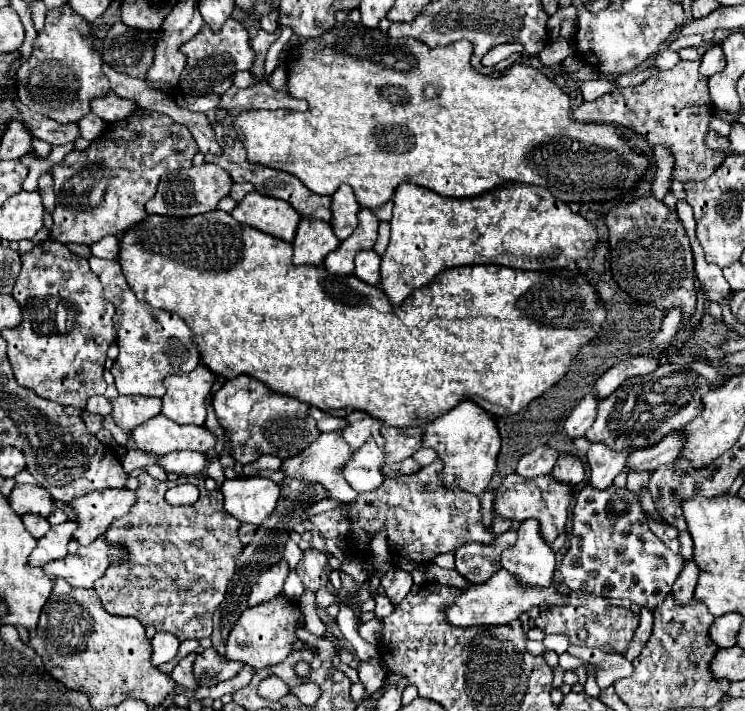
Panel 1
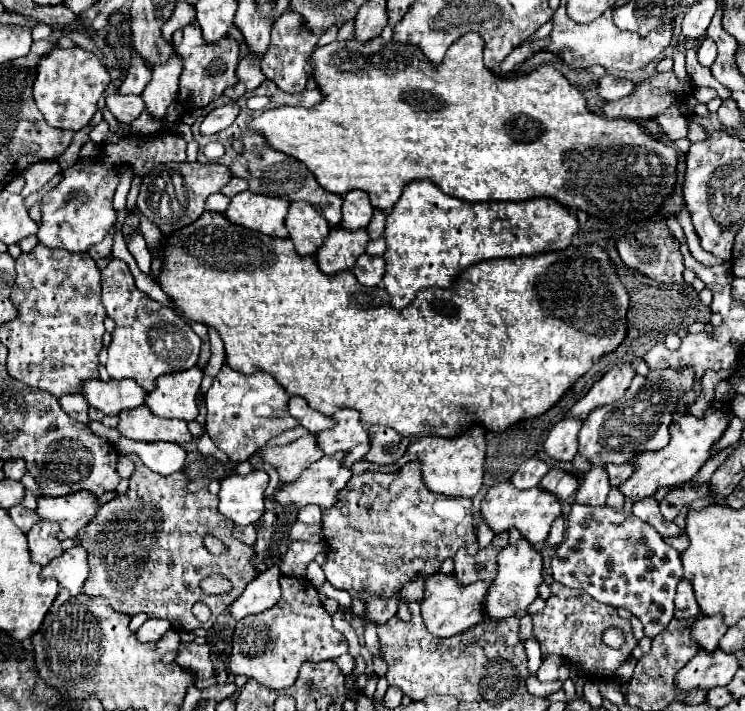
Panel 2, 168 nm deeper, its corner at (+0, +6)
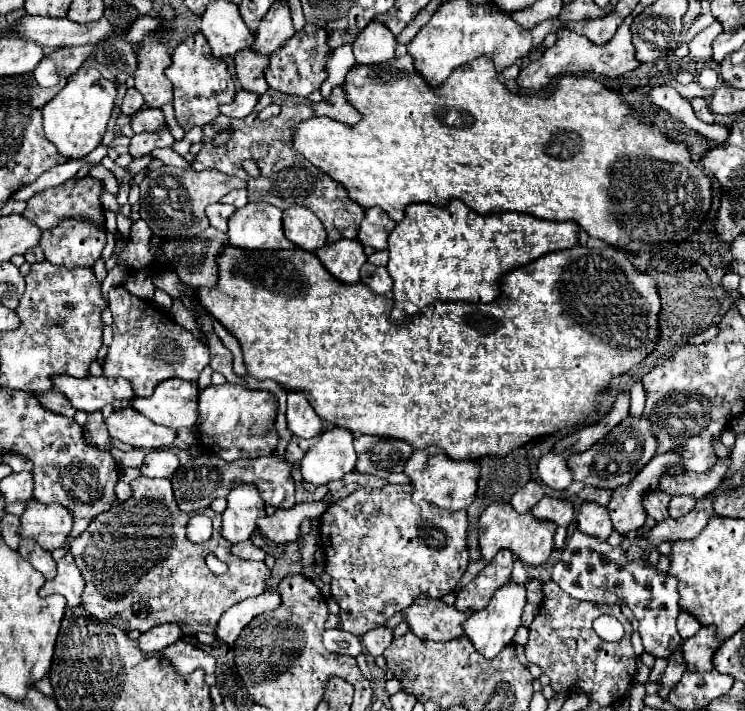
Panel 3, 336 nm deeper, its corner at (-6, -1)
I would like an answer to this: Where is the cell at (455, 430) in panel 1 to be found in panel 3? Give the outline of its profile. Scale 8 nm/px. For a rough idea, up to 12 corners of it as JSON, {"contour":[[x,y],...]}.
{"contour":[[438,447],[416,449],[404,465],[412,501],[466,509],[480,467]]}

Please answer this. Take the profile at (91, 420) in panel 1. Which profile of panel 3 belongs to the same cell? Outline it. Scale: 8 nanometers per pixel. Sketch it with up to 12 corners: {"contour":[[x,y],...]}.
{"contour":[[60,391],[36,393],[48,411],[74,417],[68,399]]}

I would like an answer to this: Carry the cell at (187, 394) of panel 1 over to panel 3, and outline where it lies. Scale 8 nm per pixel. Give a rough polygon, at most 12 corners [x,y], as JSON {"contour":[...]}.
{"contour":[[166,379],[132,407],[156,425],[194,427],[198,385]]}

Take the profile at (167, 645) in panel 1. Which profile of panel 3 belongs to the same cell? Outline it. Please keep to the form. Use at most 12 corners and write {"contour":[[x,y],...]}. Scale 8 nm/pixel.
{"contour":[[176,623],[152,627],[138,645],[144,653],[158,653],[182,637]]}

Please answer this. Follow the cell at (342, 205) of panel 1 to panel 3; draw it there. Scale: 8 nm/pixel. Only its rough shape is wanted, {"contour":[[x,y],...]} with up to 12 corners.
{"contour":[[366,209],[358,241],[382,251],[396,223],[378,211]]}

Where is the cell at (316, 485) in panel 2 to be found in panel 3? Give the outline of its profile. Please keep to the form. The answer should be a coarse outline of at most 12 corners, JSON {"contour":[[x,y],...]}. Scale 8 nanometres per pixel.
{"contour":[[302,503],[260,517],[260,537],[272,545],[298,539],[300,523],[316,519],[326,503]]}

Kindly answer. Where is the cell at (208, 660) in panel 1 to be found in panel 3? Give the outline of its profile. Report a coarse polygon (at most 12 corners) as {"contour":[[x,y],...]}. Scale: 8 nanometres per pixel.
{"contour":[[178,641],[160,653],[178,675],[204,669],[212,675],[216,661],[212,655],[188,641]]}

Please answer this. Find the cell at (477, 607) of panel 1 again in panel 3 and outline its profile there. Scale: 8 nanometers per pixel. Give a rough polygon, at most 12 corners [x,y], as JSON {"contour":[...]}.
{"contour":[[418,595],[402,613],[420,639],[462,635],[472,611]]}

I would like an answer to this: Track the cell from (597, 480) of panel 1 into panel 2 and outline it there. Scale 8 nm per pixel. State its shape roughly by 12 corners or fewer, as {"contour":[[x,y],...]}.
{"contour":[[590,464],[576,502],[606,502],[610,480],[606,466]]}

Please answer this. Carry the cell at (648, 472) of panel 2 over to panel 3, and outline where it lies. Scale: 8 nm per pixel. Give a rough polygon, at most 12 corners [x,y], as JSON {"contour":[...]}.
{"contour":[[656,455],[628,485],[614,489],[608,513],[624,535],[644,525],[642,495],[678,461]]}

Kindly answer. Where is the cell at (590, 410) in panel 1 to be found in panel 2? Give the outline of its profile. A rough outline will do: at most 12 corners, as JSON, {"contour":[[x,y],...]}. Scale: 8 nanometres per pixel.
{"contour":[[560,420],[548,434],[544,450],[556,460],[578,452],[582,422]]}

